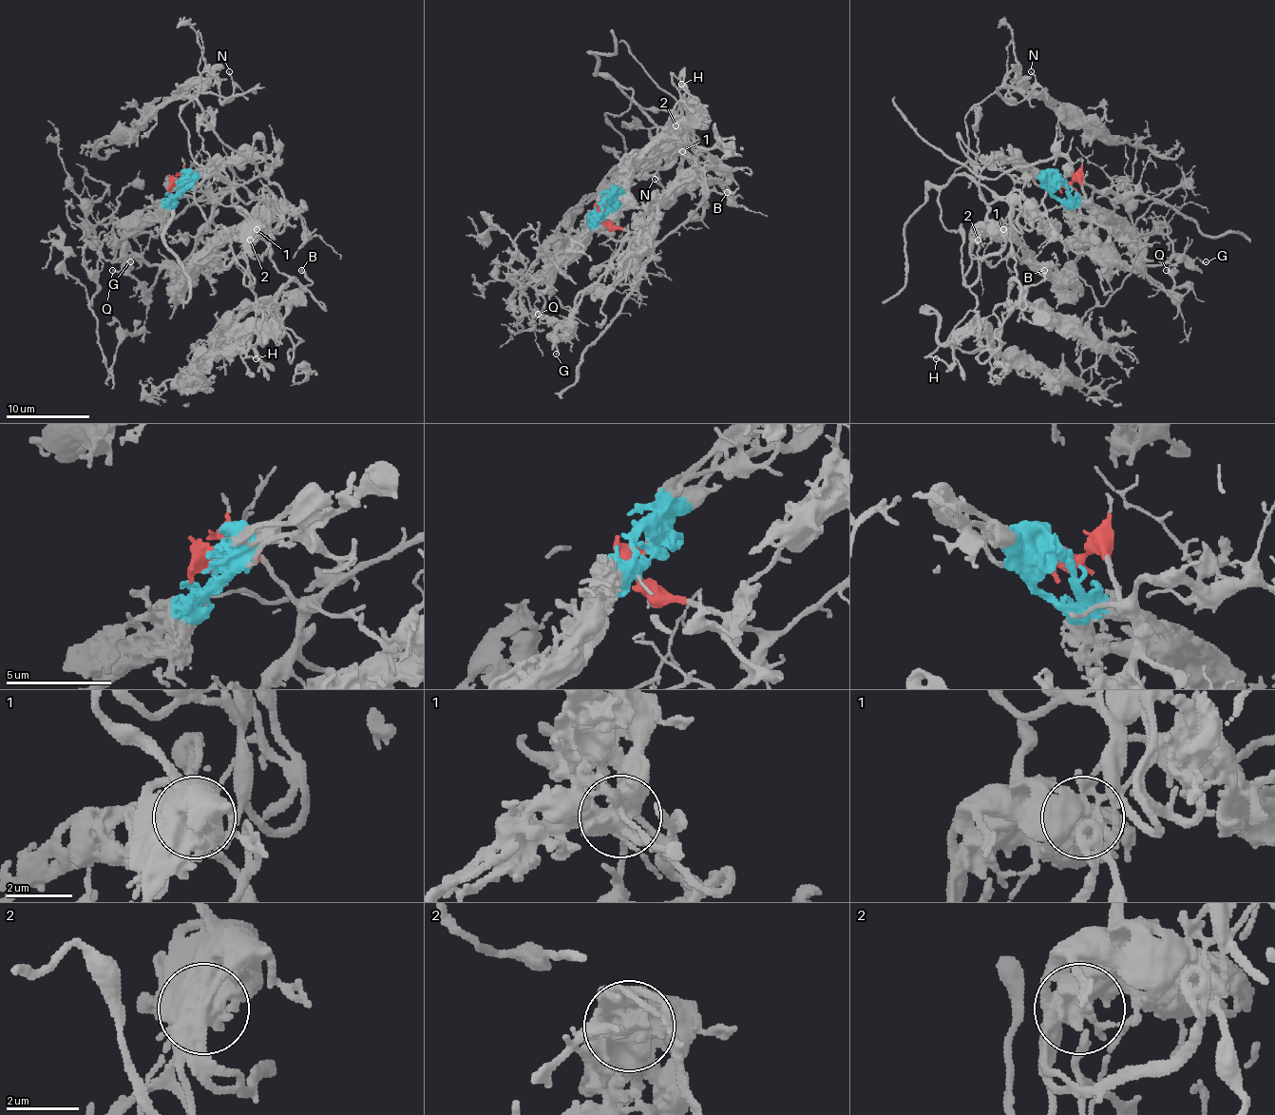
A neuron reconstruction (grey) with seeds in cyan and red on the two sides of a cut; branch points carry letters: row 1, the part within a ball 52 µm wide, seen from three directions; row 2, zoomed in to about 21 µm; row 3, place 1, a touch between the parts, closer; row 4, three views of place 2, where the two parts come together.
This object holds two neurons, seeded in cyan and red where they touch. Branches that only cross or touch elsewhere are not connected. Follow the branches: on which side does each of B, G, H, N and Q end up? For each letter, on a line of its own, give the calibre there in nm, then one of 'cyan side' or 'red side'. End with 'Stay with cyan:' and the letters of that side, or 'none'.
B: calibre 240 nm; cyan side
G: calibre 130 nm; red side
H: calibre 200 nm; cyan side
N: calibre 110 nm; cyan side
Q: calibre 160 nm; red side
Stay with cyan: B, H, N

